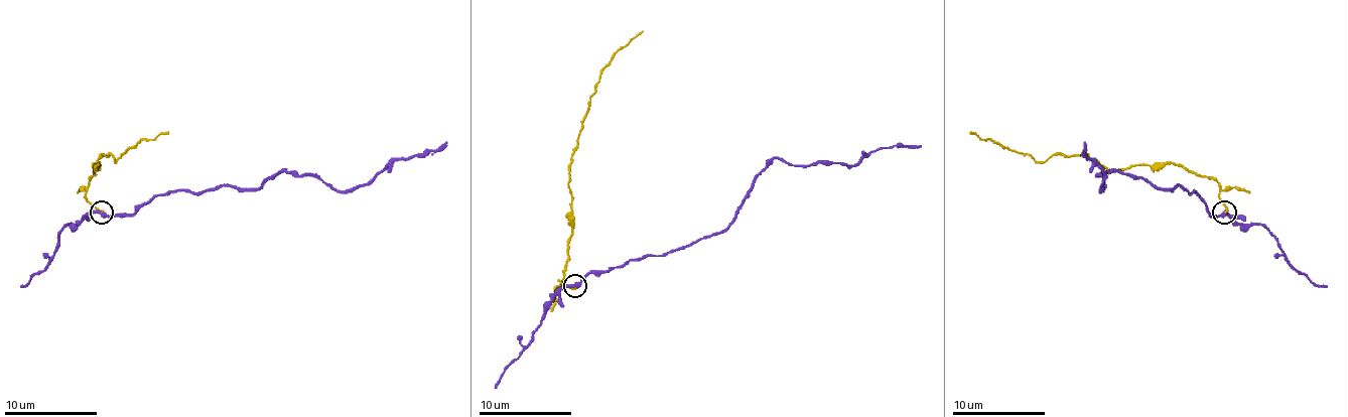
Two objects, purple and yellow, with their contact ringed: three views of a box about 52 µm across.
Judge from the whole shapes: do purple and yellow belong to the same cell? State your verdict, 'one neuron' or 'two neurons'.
two neurons

